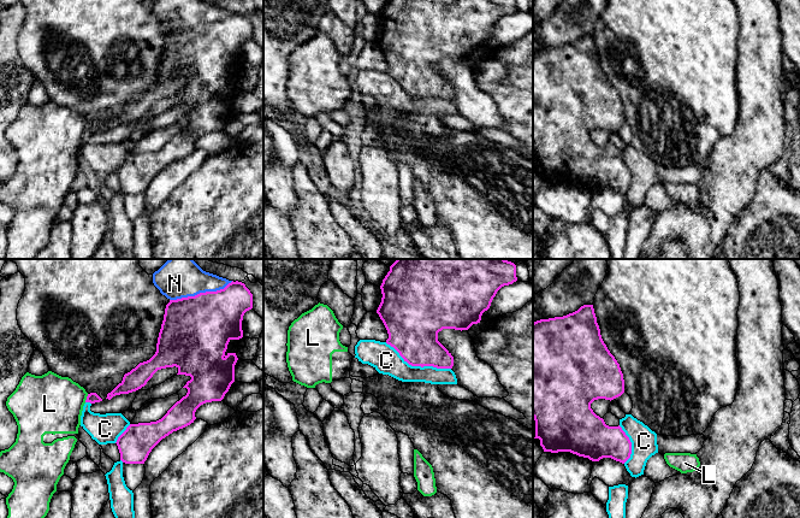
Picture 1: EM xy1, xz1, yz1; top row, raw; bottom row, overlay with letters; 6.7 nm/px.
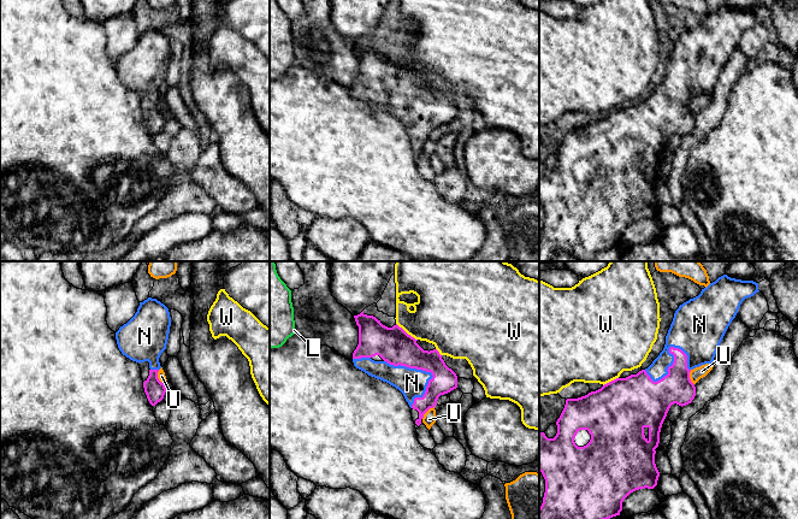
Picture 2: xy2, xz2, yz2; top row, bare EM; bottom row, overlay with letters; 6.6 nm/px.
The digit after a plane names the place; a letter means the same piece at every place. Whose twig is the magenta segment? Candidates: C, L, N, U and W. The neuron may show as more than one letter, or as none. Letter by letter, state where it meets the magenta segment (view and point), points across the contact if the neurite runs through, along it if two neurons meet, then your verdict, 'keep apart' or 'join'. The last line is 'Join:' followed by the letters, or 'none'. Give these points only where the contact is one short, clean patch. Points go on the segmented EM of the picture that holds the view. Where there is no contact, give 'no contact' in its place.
C: contact xz1 (418, 365); keep apart
L: contact xy1 (87, 398); keep apart
N: contact xz2 (427, 371); join
U: contact xy2 (157, 377); border xy2 (158, 370), (158, 378), (164, 383); keep apart
W: contact xz2 (406, 332); keep apart
Join: N

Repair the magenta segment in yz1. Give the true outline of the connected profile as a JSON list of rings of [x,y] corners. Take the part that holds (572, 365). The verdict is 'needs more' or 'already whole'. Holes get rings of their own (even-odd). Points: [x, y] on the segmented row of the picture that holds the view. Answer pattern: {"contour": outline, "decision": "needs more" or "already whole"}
{"contour": [[[593,305],[533,323],[534,438],[540,440],[544,452],[570,452],[592,461],[611,458],[624,464],[632,454],[629,437],[620,425],[606,425],[591,408],[594,400],[611,401],[623,393],[623,373],[602,339]]], "decision": "already whole"}

